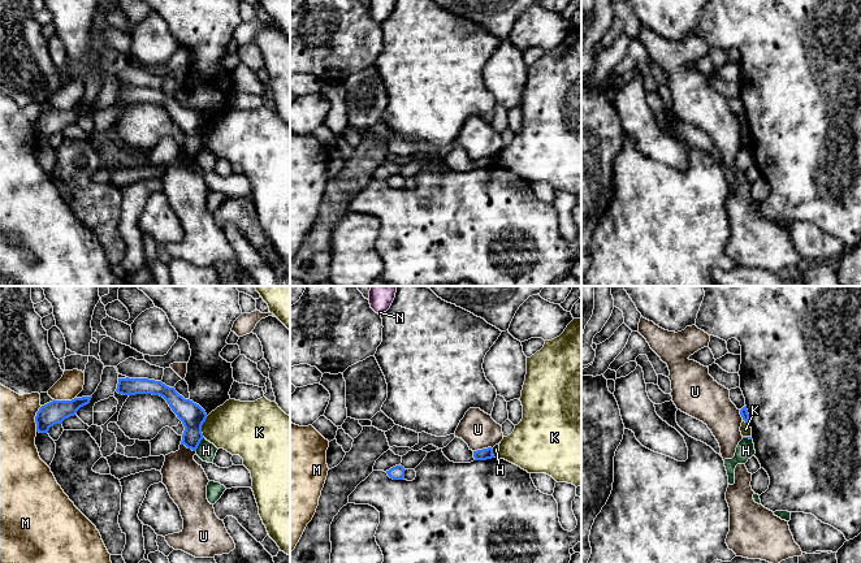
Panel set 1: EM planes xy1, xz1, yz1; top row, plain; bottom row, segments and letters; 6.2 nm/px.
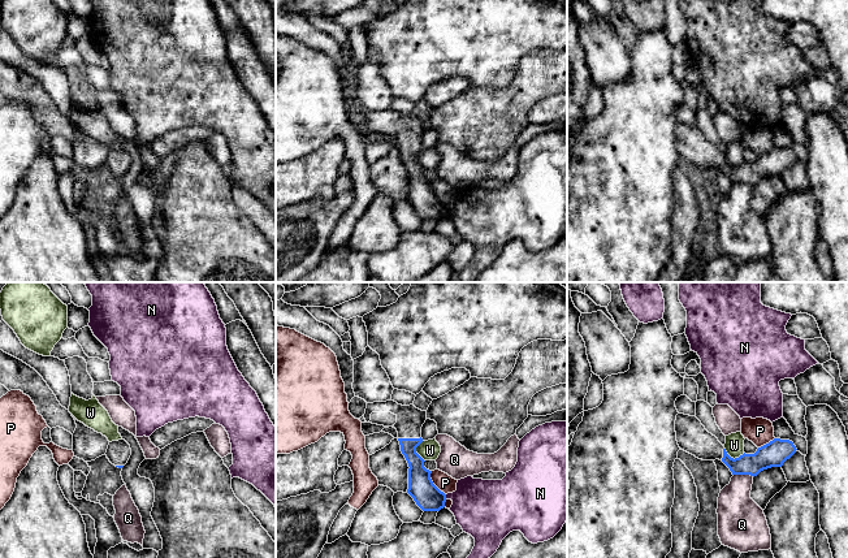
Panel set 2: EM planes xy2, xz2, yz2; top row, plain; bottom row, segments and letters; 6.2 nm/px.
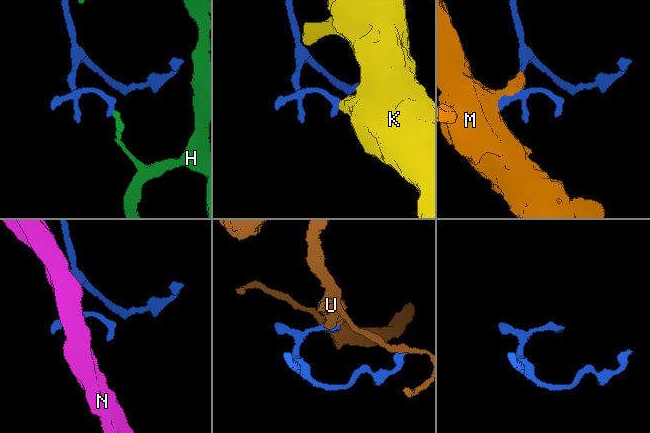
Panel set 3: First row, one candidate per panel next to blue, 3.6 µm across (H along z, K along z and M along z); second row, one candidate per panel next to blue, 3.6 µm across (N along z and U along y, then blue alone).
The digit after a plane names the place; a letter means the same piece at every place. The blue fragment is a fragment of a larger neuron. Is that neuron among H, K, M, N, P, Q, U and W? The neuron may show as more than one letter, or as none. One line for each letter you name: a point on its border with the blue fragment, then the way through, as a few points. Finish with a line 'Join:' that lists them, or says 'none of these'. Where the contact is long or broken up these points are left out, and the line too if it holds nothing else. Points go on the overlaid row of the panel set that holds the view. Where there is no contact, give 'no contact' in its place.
Join: none of these

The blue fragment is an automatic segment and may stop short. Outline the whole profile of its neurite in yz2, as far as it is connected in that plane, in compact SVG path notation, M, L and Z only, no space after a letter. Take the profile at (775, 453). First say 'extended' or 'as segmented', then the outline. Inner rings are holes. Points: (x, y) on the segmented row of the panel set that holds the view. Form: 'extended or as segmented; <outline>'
extended; M678 414L675 420L676 441L682 450L702 460L722 460L732 475L757 476L771 467L782 467L796 453L789 440L774 438L754 454L731 458L715 436L709 433L696 416Z

